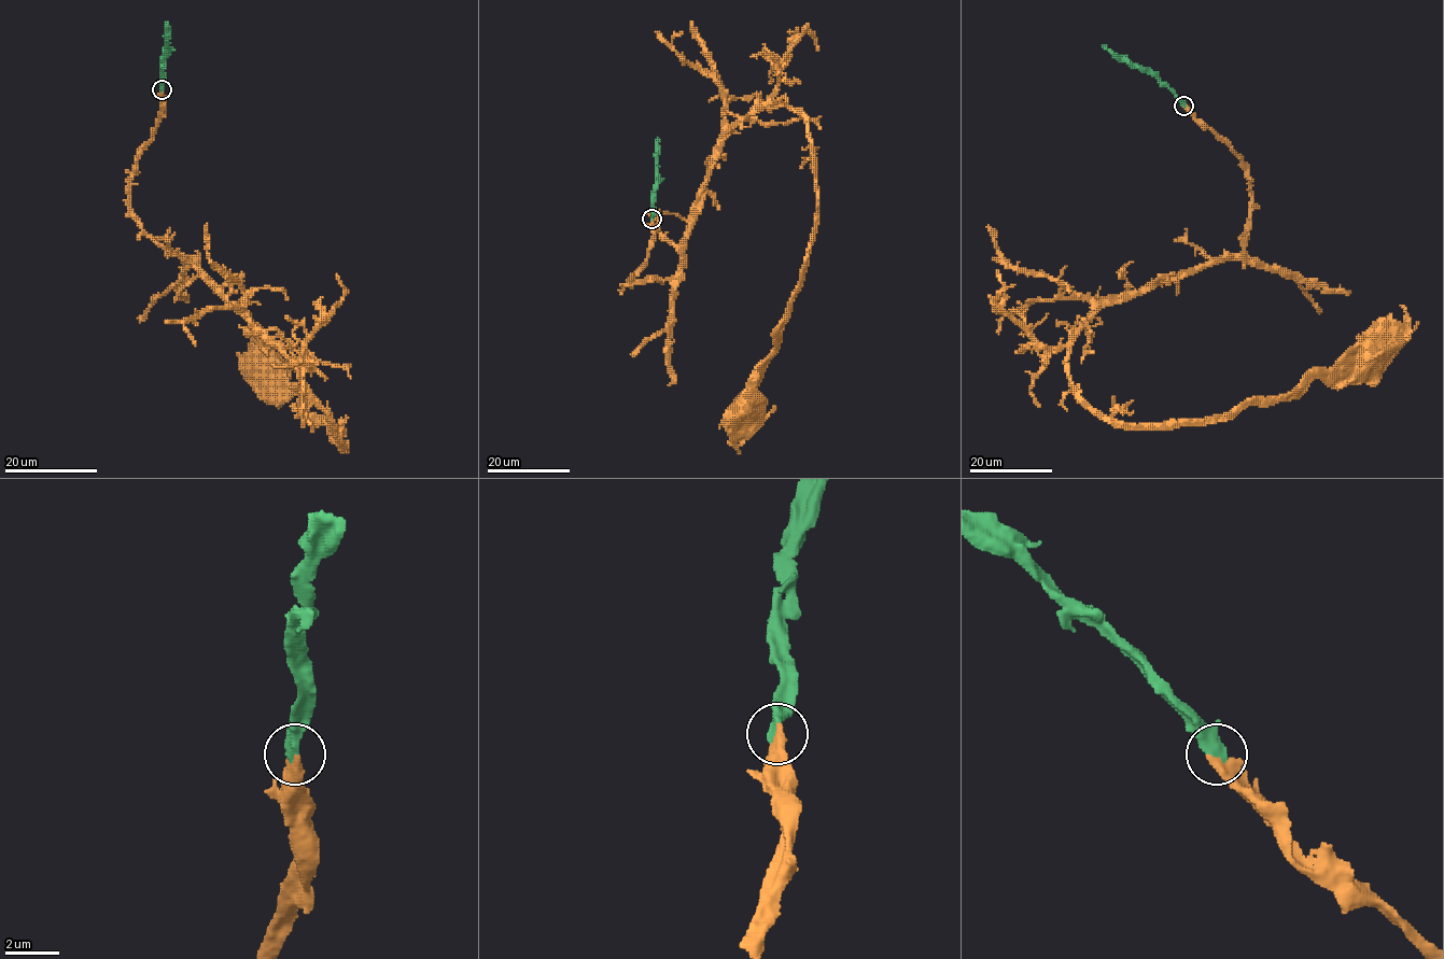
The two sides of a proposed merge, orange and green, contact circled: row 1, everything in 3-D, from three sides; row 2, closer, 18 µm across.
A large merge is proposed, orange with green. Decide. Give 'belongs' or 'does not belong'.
belongs

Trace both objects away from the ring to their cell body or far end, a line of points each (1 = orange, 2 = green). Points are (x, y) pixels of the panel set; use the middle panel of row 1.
1: (652, 220), (645, 264), (624, 286), (678, 272), (717, 145), (766, 104), (803, 117), (816, 227), (745, 408)
2: (652, 220), (657, 138)

